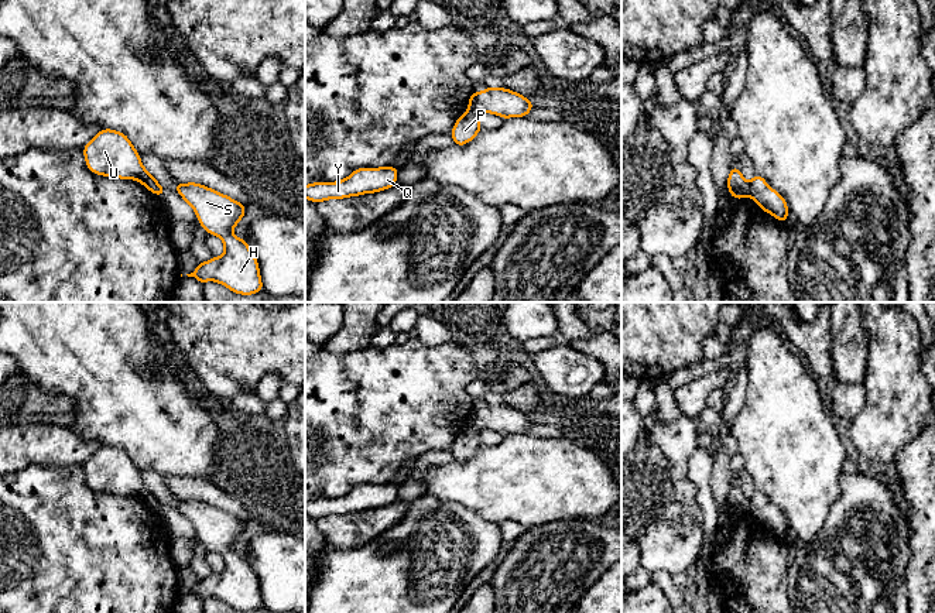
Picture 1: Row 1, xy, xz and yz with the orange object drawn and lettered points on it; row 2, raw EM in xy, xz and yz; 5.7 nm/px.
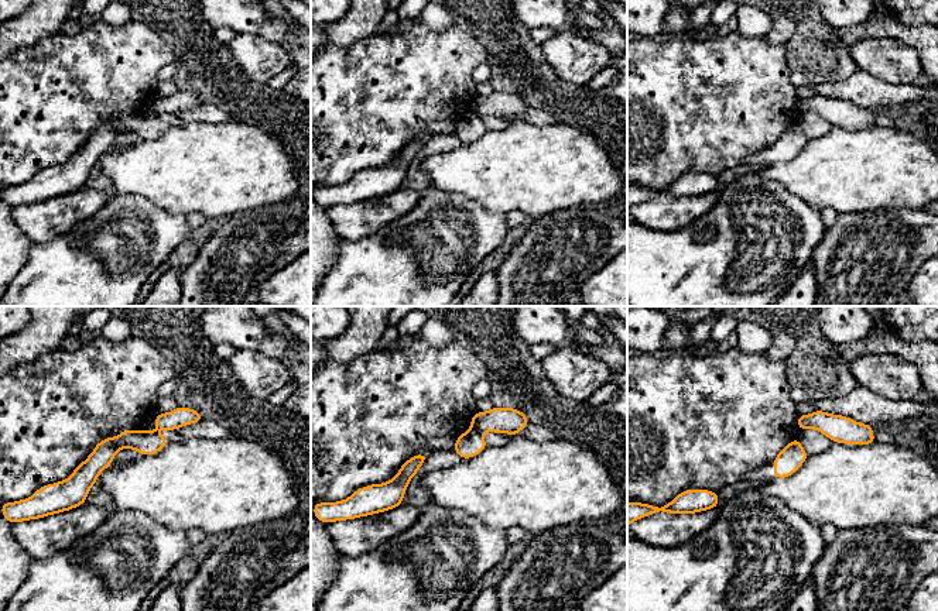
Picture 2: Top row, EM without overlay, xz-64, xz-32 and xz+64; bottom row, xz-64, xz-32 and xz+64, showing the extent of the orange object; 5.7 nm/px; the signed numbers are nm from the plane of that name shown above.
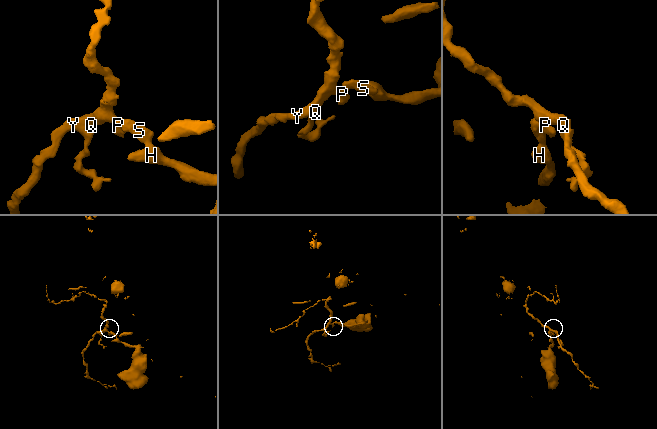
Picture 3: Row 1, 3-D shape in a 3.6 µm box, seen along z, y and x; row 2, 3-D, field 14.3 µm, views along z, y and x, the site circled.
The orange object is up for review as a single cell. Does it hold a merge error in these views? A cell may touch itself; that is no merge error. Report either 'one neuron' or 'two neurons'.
two neurons

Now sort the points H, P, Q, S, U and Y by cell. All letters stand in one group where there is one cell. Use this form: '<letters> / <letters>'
H S / P Q U Y

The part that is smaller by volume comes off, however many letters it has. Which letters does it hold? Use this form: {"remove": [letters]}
{"remove": ["P", "Q", "U", "Y"]}

